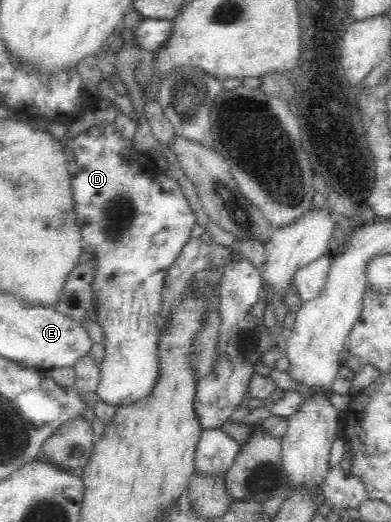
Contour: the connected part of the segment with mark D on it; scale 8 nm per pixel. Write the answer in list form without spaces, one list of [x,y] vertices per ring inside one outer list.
[[[110,122],[90,126],[66,143],[67,169],[72,182],[72,200],[76,225],[80,229],[83,247],[93,255],[94,267],[91,282],[95,322],[104,335],[104,357],[100,362],[98,398],[116,406],[133,403],[149,393],[157,379],[159,360],[158,316],[162,314],[164,278],[168,268],[183,254],[196,228],[197,218],[184,198],[180,184],[169,173],[157,169],[152,157],[136,150],[134,140],[124,138]]]

